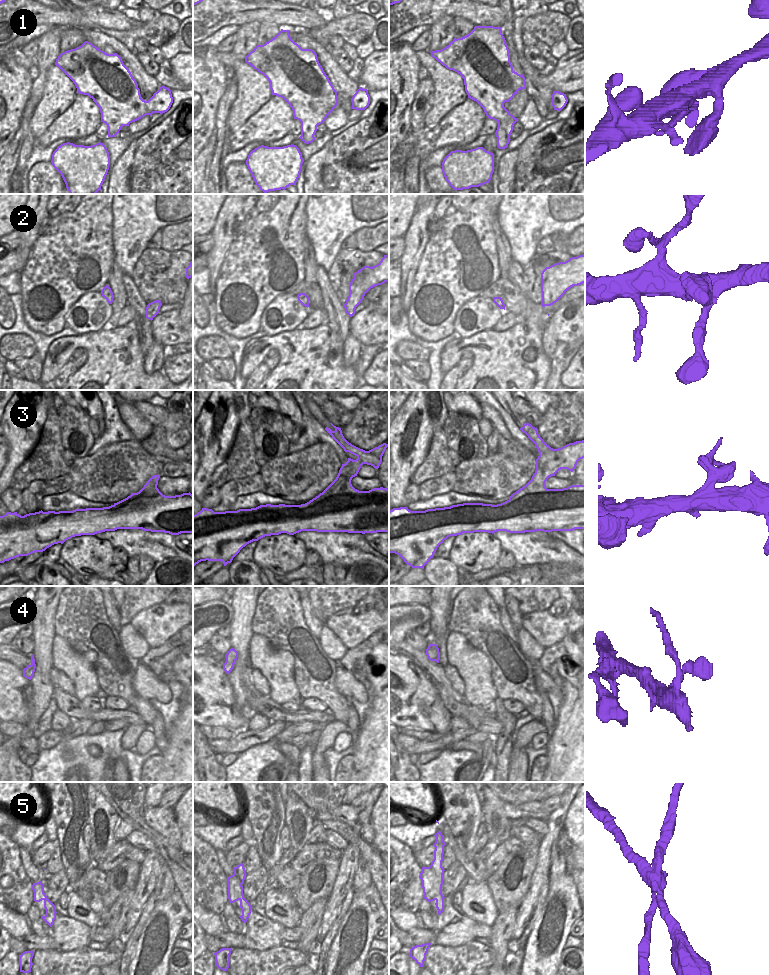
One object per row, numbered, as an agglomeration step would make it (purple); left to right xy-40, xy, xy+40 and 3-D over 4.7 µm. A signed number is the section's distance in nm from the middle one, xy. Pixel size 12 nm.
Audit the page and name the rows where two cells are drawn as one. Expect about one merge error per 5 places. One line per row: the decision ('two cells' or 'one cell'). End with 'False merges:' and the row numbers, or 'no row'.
1: one cell
2: one cell
3: one cell
4: one cell
5: two cells
False merges: 5

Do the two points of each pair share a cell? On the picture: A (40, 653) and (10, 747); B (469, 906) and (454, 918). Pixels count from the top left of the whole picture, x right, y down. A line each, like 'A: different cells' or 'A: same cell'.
A: same cell
B: different cells

